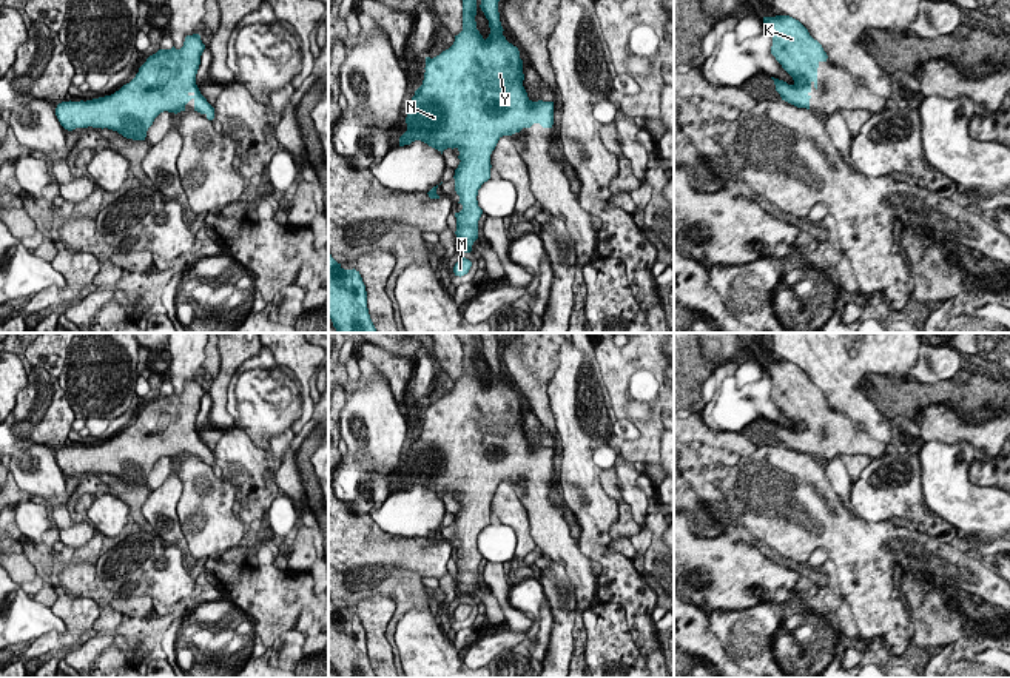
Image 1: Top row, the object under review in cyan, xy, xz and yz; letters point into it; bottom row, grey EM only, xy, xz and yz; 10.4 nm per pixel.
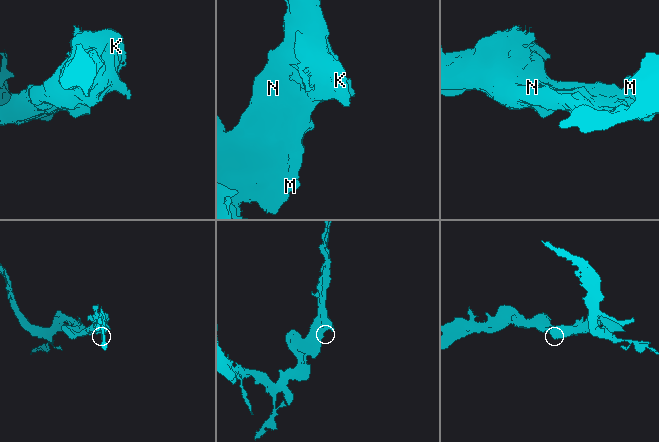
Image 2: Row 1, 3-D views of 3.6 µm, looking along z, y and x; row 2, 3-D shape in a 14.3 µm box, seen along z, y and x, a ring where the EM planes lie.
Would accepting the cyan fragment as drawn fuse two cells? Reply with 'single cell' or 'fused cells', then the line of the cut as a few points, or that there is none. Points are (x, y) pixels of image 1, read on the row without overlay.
single cell; no cut

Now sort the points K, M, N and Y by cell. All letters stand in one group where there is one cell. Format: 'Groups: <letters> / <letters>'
Groups: K M N Y

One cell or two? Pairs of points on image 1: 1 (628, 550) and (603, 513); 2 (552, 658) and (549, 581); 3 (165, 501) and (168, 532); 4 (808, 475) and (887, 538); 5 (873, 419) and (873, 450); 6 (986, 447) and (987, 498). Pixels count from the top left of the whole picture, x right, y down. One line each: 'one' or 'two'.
1: two
2: one
3: one
4: one
5: two
6: two

